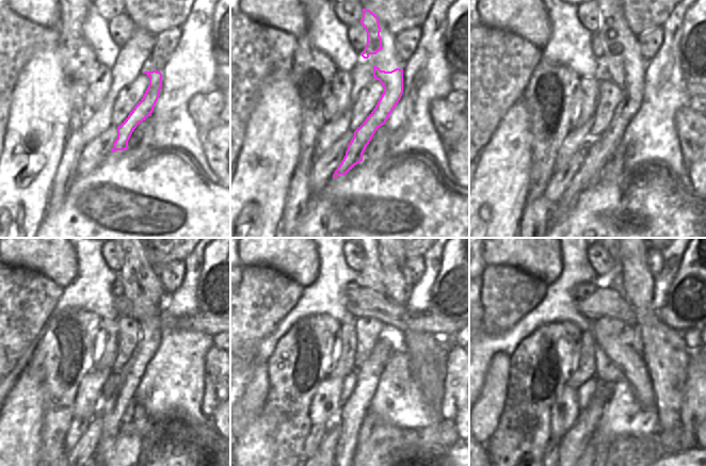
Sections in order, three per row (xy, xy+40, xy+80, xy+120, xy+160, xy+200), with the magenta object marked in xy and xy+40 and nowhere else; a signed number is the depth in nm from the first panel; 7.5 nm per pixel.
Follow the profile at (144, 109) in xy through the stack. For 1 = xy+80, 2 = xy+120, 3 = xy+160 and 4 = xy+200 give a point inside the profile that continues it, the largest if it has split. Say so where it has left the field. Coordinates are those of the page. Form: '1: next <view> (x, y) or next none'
1: next xy+80 (631, 83)
2: next xy+120 (113, 407)
3: next xy+160 (353, 411)
4: next xy+200 (589, 454)

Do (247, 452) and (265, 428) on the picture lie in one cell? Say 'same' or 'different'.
same

